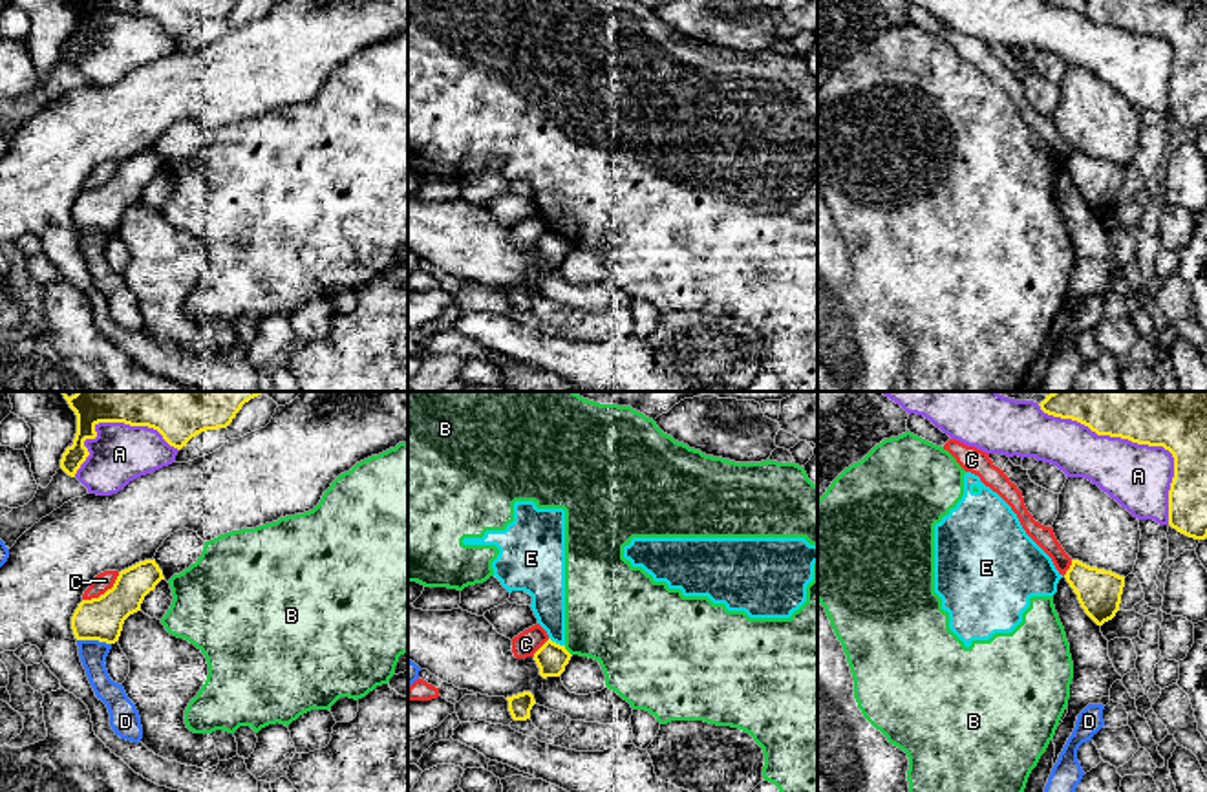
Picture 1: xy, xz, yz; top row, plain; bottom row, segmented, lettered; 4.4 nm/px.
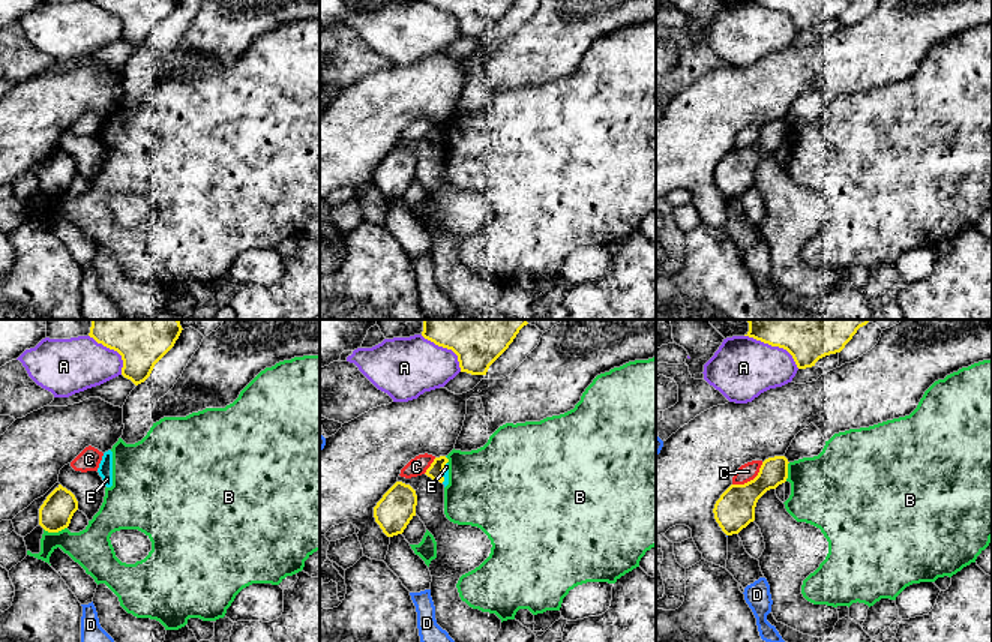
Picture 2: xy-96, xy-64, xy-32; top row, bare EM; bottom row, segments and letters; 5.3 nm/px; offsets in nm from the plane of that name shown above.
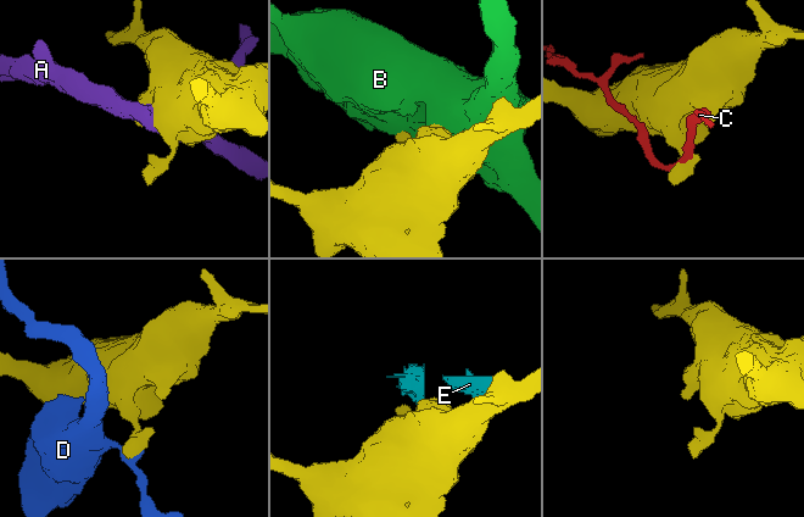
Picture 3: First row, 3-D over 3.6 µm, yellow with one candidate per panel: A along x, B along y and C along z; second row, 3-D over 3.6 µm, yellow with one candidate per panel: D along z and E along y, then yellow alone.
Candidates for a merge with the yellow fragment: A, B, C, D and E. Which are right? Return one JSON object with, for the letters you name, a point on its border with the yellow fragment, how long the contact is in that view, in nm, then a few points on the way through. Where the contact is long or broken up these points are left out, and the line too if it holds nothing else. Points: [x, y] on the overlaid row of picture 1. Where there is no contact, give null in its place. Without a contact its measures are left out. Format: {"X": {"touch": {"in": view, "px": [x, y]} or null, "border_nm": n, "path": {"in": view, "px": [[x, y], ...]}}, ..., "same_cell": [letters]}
{"same_cell": []}

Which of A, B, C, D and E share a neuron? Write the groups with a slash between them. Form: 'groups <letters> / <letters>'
groups A / B E / C / D

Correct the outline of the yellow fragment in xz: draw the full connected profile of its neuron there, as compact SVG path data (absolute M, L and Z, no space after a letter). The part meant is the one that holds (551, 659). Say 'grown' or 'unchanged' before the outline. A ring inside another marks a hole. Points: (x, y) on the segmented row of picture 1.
unchanged | M550 638L534 653L534 660L543 679L560 677L571 657L572 655L565 649L565 646L560 646Z

